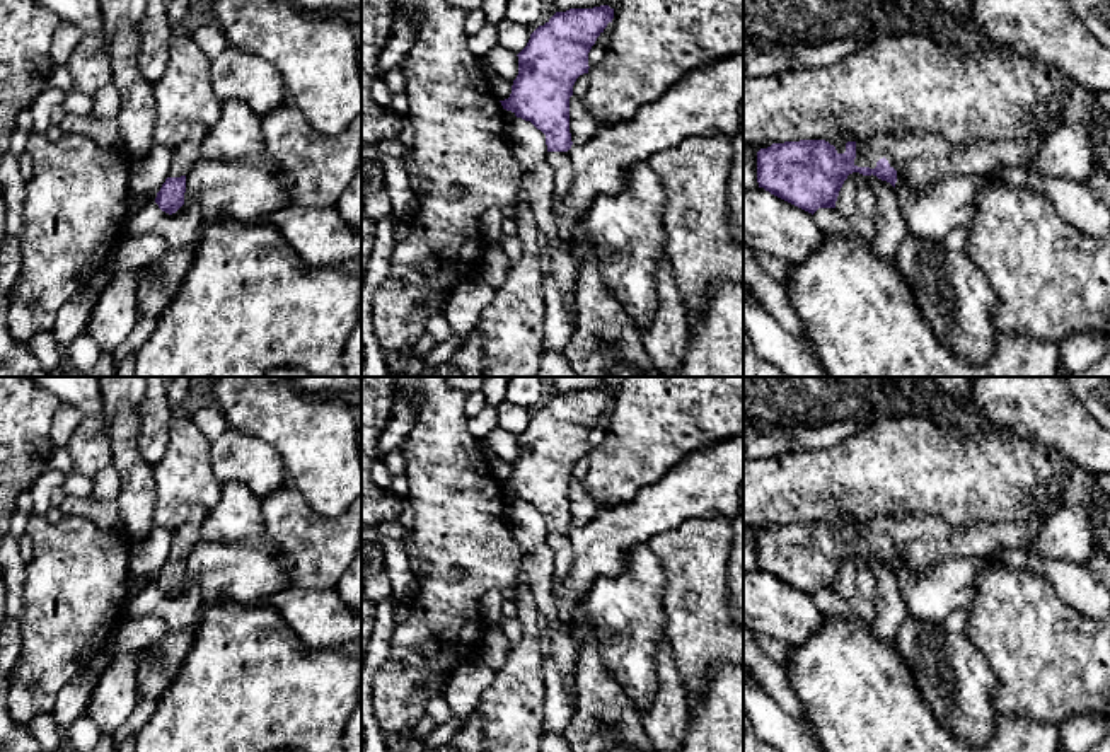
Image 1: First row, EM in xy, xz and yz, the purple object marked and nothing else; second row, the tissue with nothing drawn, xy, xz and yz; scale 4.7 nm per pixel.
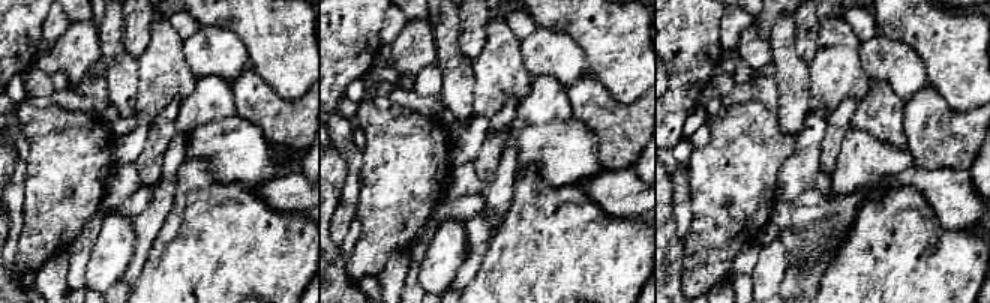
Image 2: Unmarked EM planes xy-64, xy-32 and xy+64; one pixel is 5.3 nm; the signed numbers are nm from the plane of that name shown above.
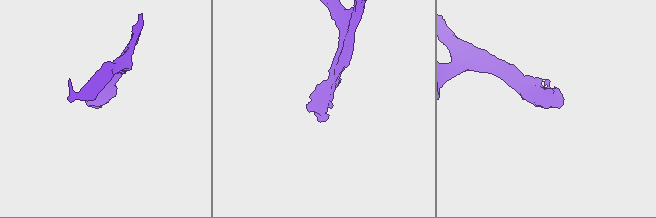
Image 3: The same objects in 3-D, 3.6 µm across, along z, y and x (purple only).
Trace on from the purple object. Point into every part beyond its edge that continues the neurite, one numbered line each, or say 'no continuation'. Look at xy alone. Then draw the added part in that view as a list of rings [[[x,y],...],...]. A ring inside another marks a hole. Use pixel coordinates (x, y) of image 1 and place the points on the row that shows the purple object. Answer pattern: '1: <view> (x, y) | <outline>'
1: xy (184, 156) | [[[196,124],[189,130],[188,136],[181,145],[172,148],[172,164],[169,177],[188,176],[194,164],[201,159],[201,143],[208,133],[208,126]]]

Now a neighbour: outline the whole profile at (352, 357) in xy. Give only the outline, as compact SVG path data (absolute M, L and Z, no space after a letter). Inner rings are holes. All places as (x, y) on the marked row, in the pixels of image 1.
M361 321L351 331L344 344L343 367L346 377L361 377Z

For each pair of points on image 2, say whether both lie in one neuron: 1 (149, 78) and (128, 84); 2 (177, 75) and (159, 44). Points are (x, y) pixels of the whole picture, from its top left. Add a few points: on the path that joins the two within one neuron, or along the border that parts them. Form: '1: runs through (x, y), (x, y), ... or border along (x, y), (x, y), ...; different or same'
1: border along (138, 59), (135, 114); different
2: runs through (170, 68), (164, 62), (164, 51); same

